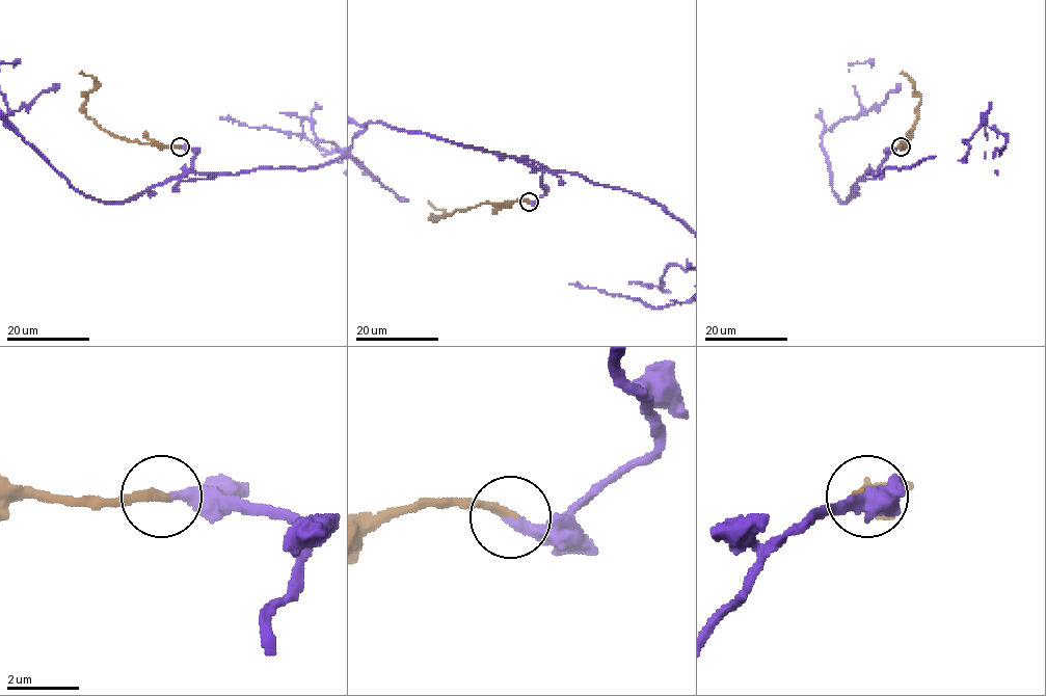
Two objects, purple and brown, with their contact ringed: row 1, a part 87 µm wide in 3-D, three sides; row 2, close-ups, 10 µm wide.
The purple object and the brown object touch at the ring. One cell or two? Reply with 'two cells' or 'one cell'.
one cell

